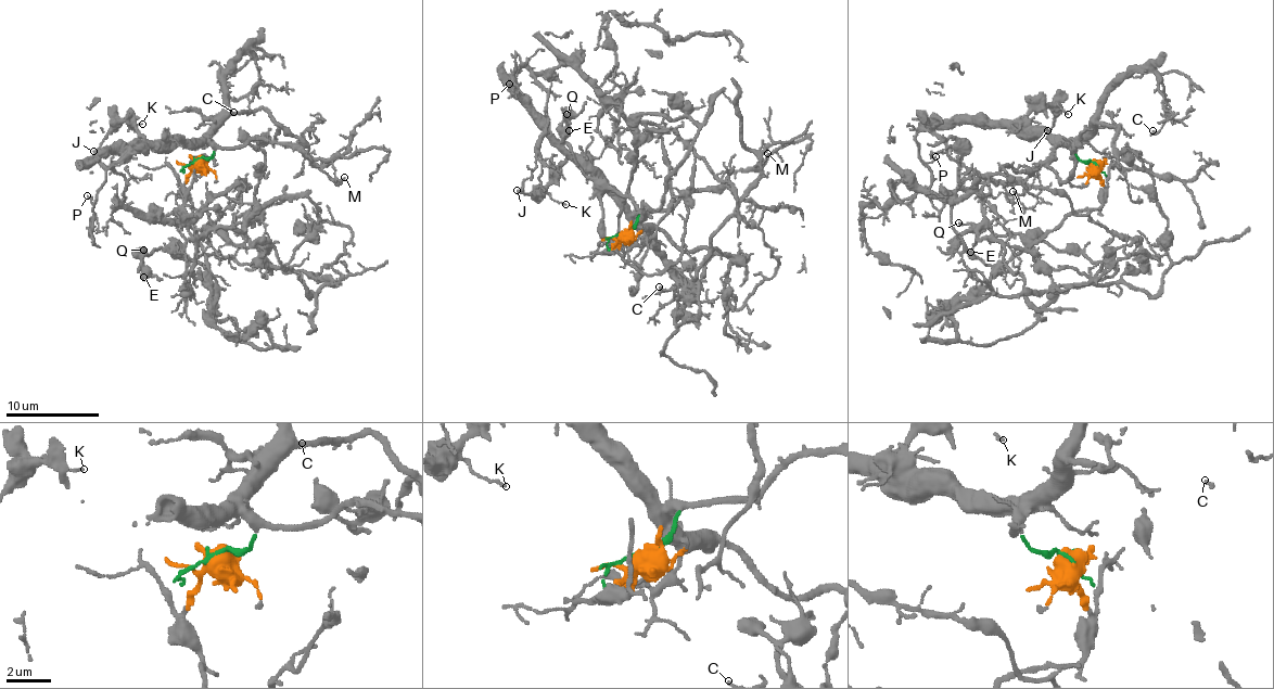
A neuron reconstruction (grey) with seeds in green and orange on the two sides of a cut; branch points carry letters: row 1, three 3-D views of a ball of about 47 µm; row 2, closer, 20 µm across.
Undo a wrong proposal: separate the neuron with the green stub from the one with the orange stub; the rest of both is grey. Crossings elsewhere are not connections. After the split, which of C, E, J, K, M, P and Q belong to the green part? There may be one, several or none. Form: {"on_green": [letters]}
{"on_green": ["C", "J", "K", "M", "P"]}

